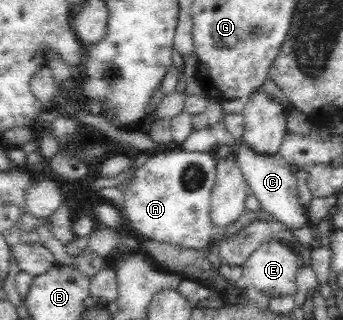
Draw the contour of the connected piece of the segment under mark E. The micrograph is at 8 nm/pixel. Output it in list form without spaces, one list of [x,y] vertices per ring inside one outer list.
[[[280,242],[265,244],[241,265],[241,283],[254,286],[269,298],[293,297],[296,293],[297,257]]]

